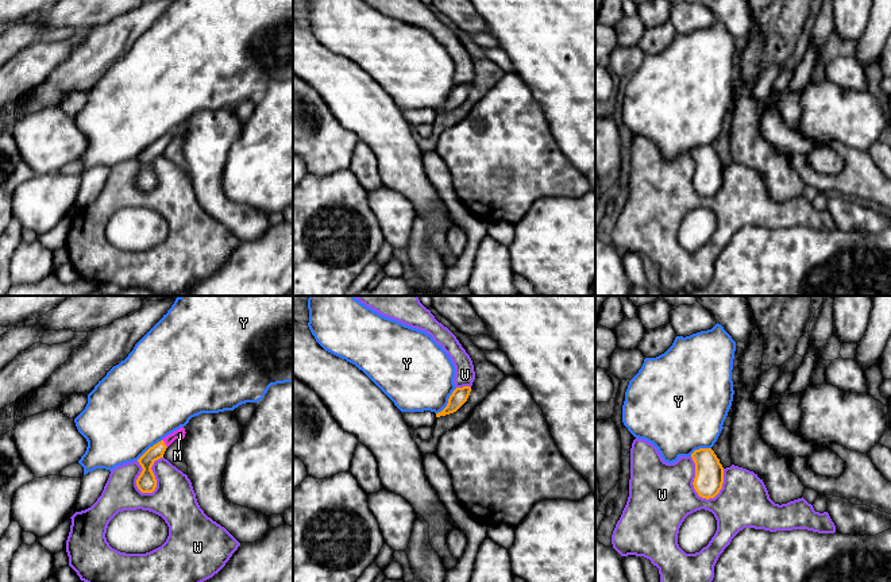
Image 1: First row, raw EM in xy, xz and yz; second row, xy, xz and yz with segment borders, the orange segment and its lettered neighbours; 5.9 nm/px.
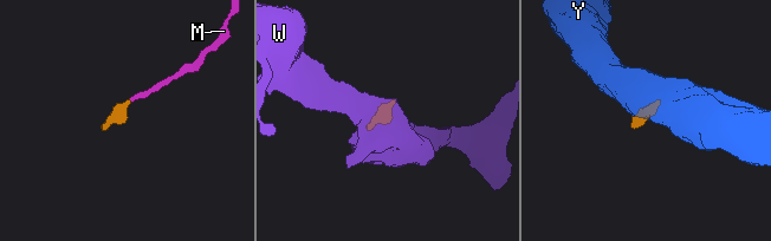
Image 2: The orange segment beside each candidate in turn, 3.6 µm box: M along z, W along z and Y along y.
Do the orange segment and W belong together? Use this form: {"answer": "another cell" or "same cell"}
{"answer": "another cell"}

